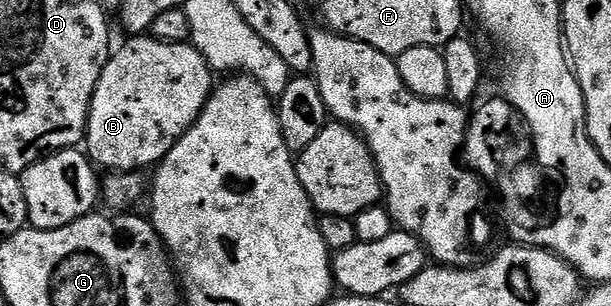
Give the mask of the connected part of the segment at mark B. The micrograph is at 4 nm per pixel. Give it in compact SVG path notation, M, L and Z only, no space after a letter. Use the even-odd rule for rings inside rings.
M131 37L126 41L128 43L120 51L118 48L111 58L108 59L105 69L97 81L97 89L93 93L93 101L91 102L91 112L87 118L86 154L96 168L108 167L106 170L111 173L139 173L144 170L142 167L151 169L158 165L167 156L169 149L173 149L176 141L197 121L201 109L206 105L207 98L211 96L213 90L213 82L211 83L211 76L213 76L212 67L207 63L202 53L193 47L190 42L162 43L150 37Z

